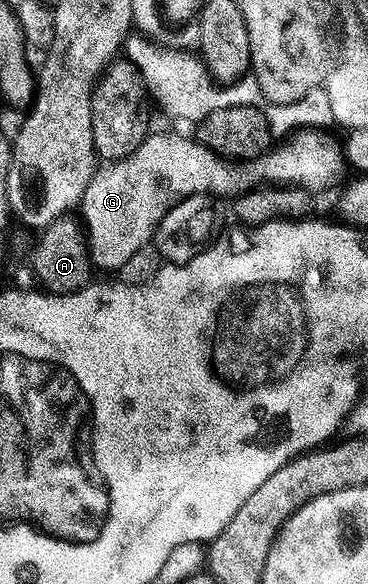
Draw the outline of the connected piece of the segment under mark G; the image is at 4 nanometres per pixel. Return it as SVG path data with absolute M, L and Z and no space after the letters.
M302 129L297 133L291 134L289 138L279 145L271 146L270 150L265 155L258 156L257 159L248 159L245 161L235 161L232 159L224 159L221 155L217 155L212 149L208 149L203 143L199 143L197 138L190 137L185 139L182 135L157 135L157 133L151 133L147 135L146 139L138 148L132 152L128 157L123 159L116 159L109 162L107 165L102 165L97 168L92 177L92 181L88 181L88 189L84 189L84 197L80 204L81 222L84 224L84 230L86 232L86 244L90 249L91 262L95 268L103 267L104 270L110 271L110 273L117 272L120 265L124 265L124 261L128 261L128 257L132 257L132 253L136 253L136 249L147 246L155 238L158 226L162 218L167 215L168 212L173 209L174 206L182 199L187 199L193 195L208 195L211 197L219 197L218 195L230 195L229 197L237 197L246 191L253 191L263 184L266 185L289 185L291 187L302 187L305 191L311 193L317 193L322 191L325 187L330 187L338 178L342 175L342 167L344 168L344 147L341 142L338 143L330 135L325 135L326 131L322 129Z

